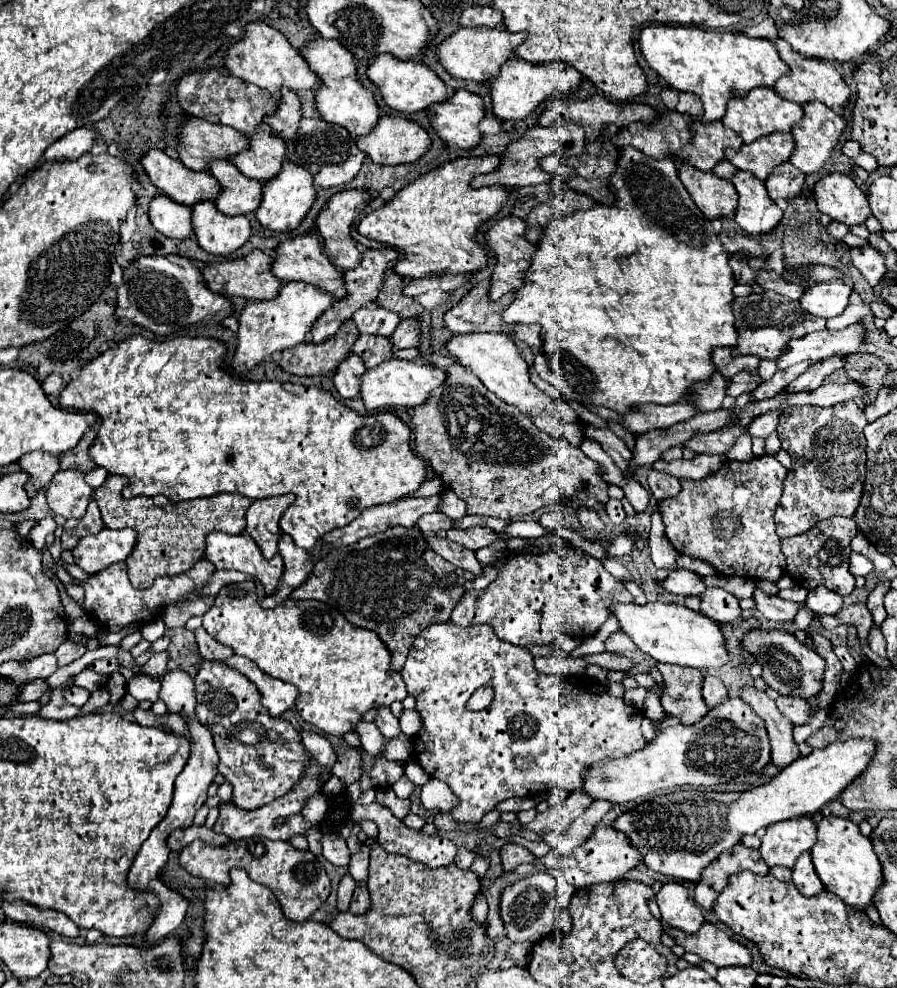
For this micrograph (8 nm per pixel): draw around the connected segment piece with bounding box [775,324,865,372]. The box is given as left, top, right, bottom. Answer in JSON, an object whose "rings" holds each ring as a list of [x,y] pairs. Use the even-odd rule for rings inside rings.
{"rings":[[[851,324],[843,330],[821,330],[813,334],[805,334],[805,338],[797,338],[789,342],[787,350],[775,360],[777,370],[783,372],[793,364],[803,360],[823,360],[831,354],[853,354],[863,346],[865,328],[861,324]]]}

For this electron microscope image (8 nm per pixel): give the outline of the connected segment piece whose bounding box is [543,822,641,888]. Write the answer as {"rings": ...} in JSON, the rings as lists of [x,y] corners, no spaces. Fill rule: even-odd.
{"rings":[[[603,822],[593,830],[593,834],[581,846],[573,848],[569,856],[561,856],[557,850],[549,850],[549,854],[543,856],[543,864],[547,868],[557,868],[561,874],[565,874],[565,880],[573,888],[585,888],[601,882],[617,882],[619,878],[623,878],[625,872],[635,868],[639,862],[641,862],[641,852],[635,850],[621,832],[611,830],[611,826]]]}

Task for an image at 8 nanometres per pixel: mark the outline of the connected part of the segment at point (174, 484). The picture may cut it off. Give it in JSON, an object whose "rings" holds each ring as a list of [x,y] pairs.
{"rings":[[[129,336],[121,342],[115,342],[109,350],[105,350],[103,354],[99,354],[97,358],[87,362],[81,368],[79,378],[69,382],[61,390],[59,404],[63,408],[85,410],[85,412],[93,412],[93,414],[99,416],[101,426],[99,426],[97,438],[93,440],[93,444],[89,448],[89,458],[97,466],[105,468],[109,474],[121,474],[121,476],[129,478],[129,484],[123,490],[123,498],[159,496],[161,494],[161,496],[169,498],[171,502],[183,502],[183,500],[207,498],[207,496],[213,496],[213,494],[219,494],[219,492],[239,492],[239,494],[243,494],[251,500],[259,500],[259,498],[283,496],[283,494],[291,492],[297,498],[291,504],[291,508],[285,512],[285,516],[281,518],[279,526],[285,534],[289,534],[293,538],[293,542],[299,548],[313,550],[317,546],[317,542],[323,538],[323,534],[331,532],[333,528],[347,526],[353,518],[357,518],[357,514],[361,514],[369,506],[385,504],[385,502],[393,502],[393,500],[409,496],[425,480],[425,462],[419,456],[415,456],[411,446],[409,446],[411,430],[395,414],[379,412],[379,414],[371,414],[371,416],[359,416],[351,408],[337,402],[329,392],[325,392],[323,388],[315,388],[315,386],[281,384],[281,382],[245,382],[245,380],[239,380],[239,378],[231,378],[225,370],[221,370],[221,358],[225,356],[225,352],[227,352],[225,344],[215,340],[215,338],[179,336],[179,338],[167,340],[167,342],[153,342],[153,340],[147,340],[143,336]]]}

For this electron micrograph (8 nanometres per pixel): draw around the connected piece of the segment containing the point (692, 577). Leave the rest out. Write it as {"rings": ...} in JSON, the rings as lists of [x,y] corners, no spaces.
{"rings":[[[677,570],[671,572],[663,580],[663,590],[669,594],[683,594],[683,596],[699,596],[705,590],[705,584],[701,582],[699,574],[691,570]]]}

